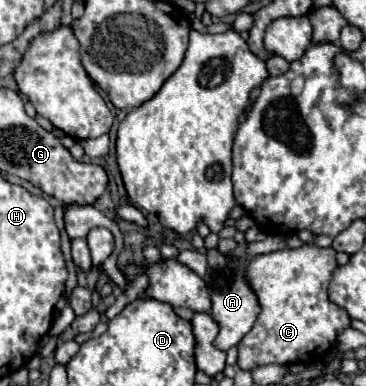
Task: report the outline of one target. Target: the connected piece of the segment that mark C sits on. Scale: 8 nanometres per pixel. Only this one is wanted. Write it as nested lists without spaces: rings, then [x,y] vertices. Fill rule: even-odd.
[[[304,244],[296,250],[278,250],[270,254],[260,254],[250,260],[246,278],[250,288],[254,290],[260,314],[252,330],[240,340],[238,344],[238,366],[242,370],[254,370],[264,364],[308,364],[324,356],[344,328],[350,326],[350,316],[336,304],[328,300],[328,282],[332,272],[338,268],[336,264],[336,250],[334,248],[316,248],[312,244]]]

